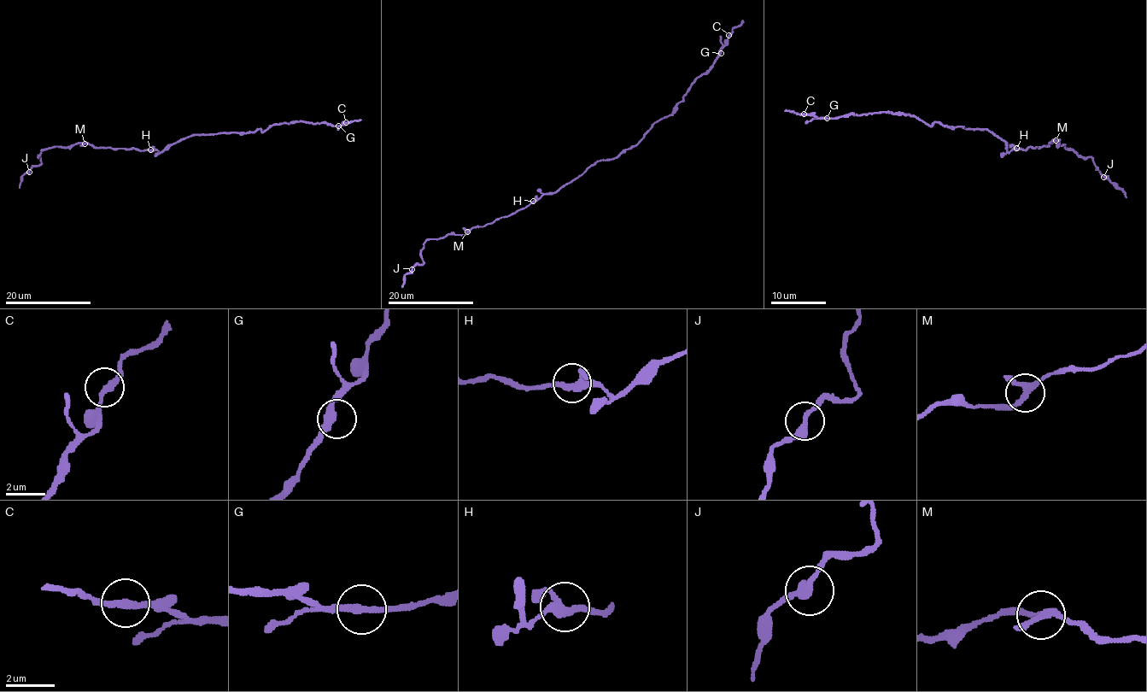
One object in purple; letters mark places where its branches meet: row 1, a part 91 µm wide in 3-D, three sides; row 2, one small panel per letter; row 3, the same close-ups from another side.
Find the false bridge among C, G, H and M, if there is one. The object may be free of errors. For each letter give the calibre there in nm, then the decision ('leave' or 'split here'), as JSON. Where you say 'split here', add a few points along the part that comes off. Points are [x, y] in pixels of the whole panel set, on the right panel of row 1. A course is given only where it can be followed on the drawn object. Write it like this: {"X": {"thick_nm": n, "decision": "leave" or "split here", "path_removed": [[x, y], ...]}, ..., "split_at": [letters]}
{"C": {"thick_nm": 280, "decision": "leave"}, "G": {"thick_nm": 320, "decision": "leave"}, "H": {"thick_nm": 260, "decision": "leave"}, "M": {"thick_nm": 260, "decision": "leave"}, "split_at": []}

